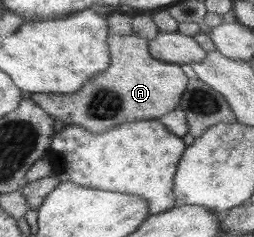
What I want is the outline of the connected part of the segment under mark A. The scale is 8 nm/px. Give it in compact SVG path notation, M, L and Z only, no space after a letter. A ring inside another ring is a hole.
M111 33L109 37L110 53L113 55L113 67L97 75L93 81L85 83L81 91L73 94L41 94L35 93L31 99L41 108L50 113L56 120L60 119L65 125L81 125L93 133L105 133L115 125L129 123L129 121L159 120L159 117L180 108L183 95L188 90L190 79L185 75L179 64L164 63L155 59L149 51L149 42L143 37L133 35L119 35Z

